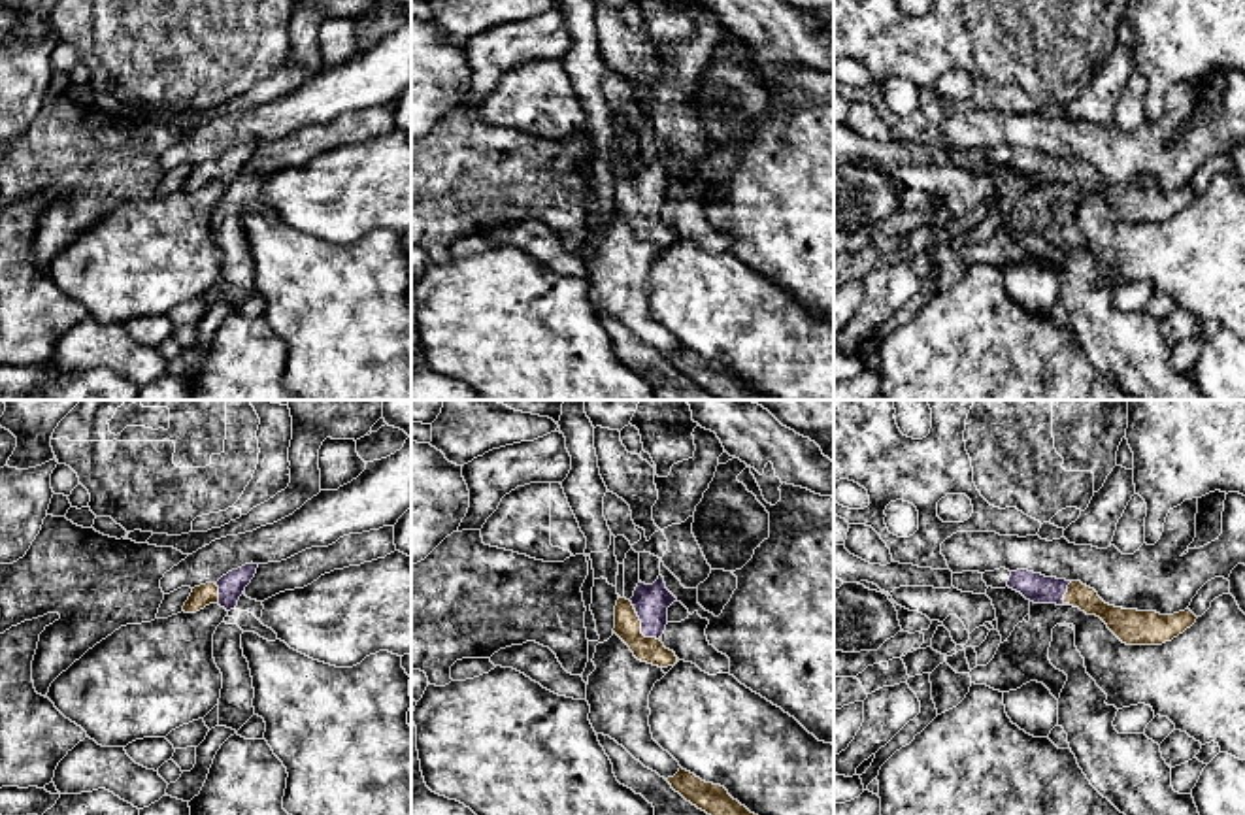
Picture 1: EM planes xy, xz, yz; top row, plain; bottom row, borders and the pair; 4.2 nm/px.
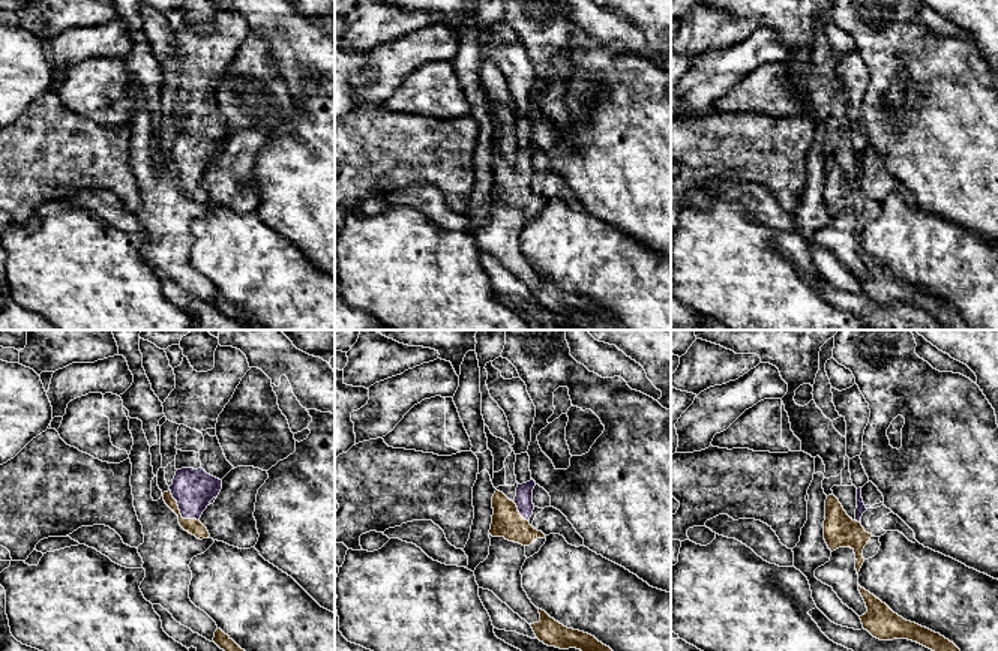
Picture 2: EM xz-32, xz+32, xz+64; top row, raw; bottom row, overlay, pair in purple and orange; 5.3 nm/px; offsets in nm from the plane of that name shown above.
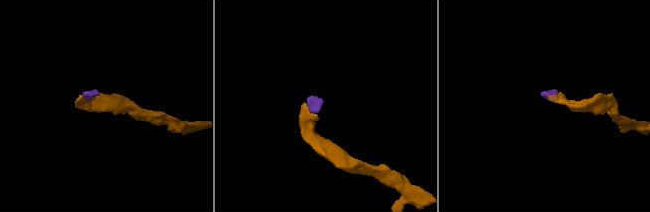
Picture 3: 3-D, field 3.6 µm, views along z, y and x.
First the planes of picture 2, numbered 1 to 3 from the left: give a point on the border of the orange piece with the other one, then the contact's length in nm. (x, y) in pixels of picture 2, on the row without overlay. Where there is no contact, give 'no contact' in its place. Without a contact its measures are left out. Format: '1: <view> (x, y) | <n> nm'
1: xz-32 (179, 173) | 220 nm
2: xz+32 (518, 174) | 130 nm
3: xz+64 (857, 185) | 30 nm

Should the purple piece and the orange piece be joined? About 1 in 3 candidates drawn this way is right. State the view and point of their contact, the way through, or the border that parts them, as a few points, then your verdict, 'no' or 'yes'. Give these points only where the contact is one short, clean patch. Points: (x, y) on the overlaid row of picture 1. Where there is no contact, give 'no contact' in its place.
xz (642, 625) | across xz (651, 602), (642, 625), (627, 623) | yes

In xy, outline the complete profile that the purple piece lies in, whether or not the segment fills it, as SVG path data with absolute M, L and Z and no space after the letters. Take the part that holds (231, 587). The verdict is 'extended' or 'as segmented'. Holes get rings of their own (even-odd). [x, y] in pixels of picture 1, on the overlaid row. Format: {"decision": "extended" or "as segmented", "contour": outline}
{"decision": "extended", "contour": "M245 564L228 572L217 583L206 583L194 587L189 600L183 606L185 613L196 613L209 604L219 604L226 611L238 606L240 596L257 574L258 564Z"}

